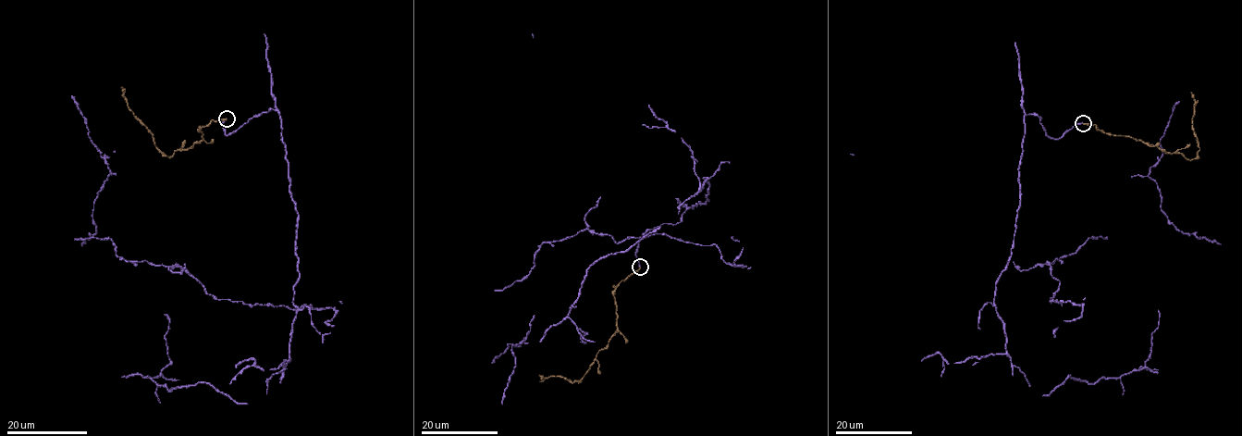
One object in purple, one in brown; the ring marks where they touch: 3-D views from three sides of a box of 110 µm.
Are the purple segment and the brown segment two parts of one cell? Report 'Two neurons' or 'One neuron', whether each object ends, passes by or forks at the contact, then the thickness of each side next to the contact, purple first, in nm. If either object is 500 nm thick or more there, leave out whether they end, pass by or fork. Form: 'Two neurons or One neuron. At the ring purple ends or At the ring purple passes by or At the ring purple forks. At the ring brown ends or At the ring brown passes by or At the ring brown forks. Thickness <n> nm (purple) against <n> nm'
One neuron. At the ring purple ends. At the ring brown ends. Thickness 170 nm (purple) against 130 nm

